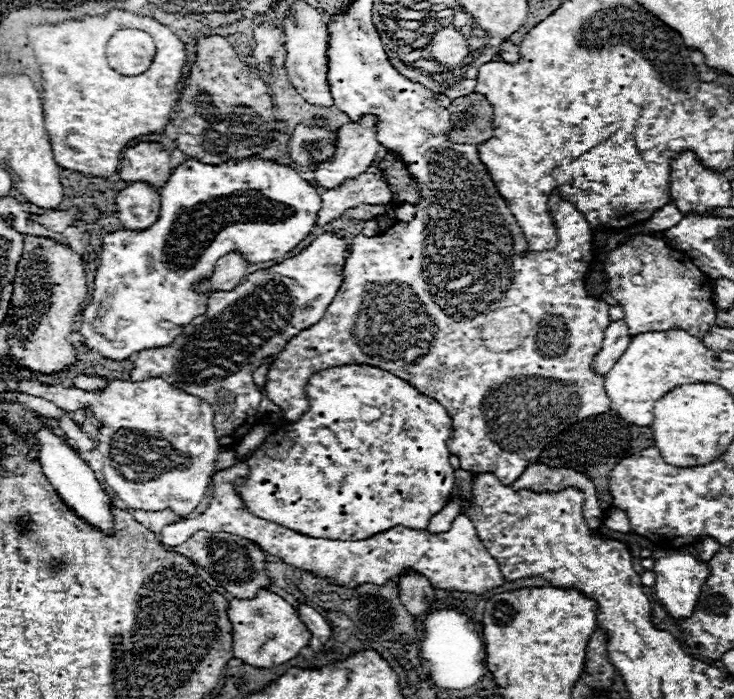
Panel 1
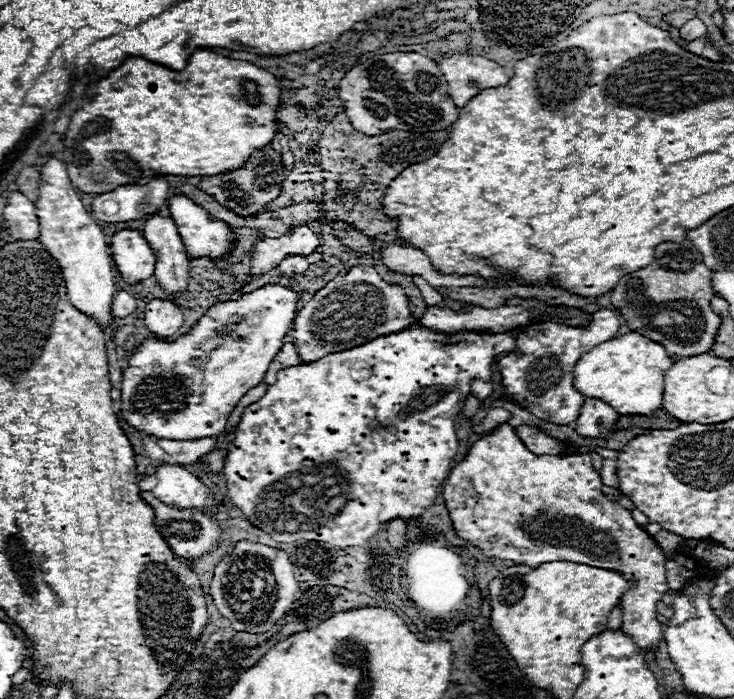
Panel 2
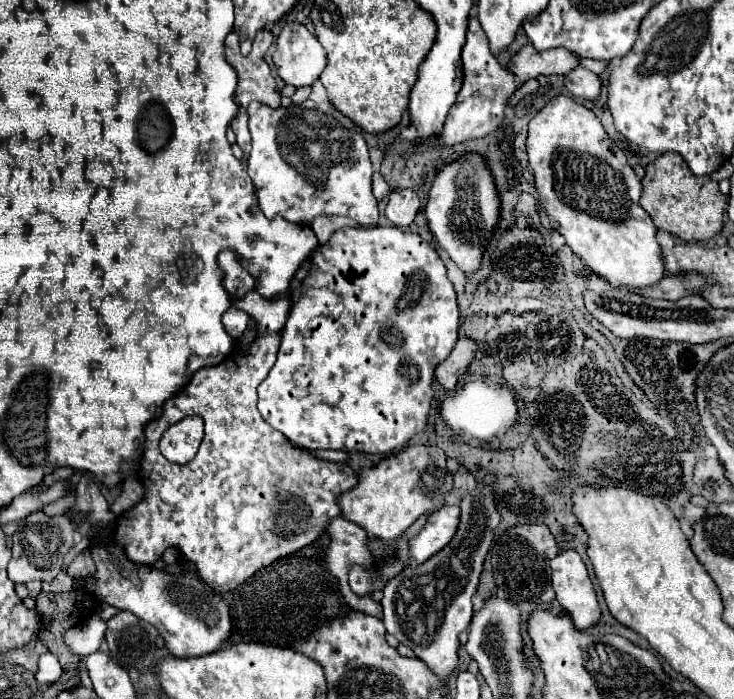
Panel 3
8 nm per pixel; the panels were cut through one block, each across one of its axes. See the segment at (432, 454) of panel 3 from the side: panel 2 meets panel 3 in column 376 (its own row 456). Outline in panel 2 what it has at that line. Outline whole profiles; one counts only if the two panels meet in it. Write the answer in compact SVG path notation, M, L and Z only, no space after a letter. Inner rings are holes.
M500 424L494 428L494 432L490 436L482 436L480 442L474 442L472 448L468 450L468 454L450 470L448 480L444 482L442 488L442 496L450 514L450 520L454 524L454 530L460 538L470 540L472 544L476 544L486 556L492 558L504 558L504 560L512 560L514 564L526 564L526 566L540 566L544 562L552 562L552 560L568 560L568 562L580 562L580 564L588 564L588 566L600 566L600 568L608 568L608 570L618 570L624 574L626 580L630 580L630 590L626 594L626 598L620 600L622 612L624 612L624 624L622 630L640 646L640 648L648 648L654 646L658 642L658 638L662 636L662 624L656 618L656 602L662 600L662 596L668 592L668 584L666 584L666 556L662 552L662 548L658 546L658 542L654 540L654 536L650 532L646 532L642 526L638 526L630 514L630 510L622 508L618 502L612 502L606 498L606 494L600 490L602 488L602 480L600 476L594 472L592 468L592 458L588 454L578 454L578 456L536 456L530 454L528 448L524 446L524 442L518 438L516 430L510 424Z

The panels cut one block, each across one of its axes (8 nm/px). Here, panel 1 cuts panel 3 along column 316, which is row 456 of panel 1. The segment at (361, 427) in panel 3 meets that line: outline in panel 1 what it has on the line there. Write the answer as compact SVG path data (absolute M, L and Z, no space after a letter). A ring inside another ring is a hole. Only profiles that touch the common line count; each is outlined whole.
M344 364L344 366L332 366L326 370L316 372L312 378L308 378L306 384L306 396L308 396L308 412L304 412L300 416L298 422L284 422L282 426L278 426L268 438L266 442L262 442L248 458L246 464L250 468L248 478L238 478L236 482L236 492L240 494L240 498L244 498L244 506L248 506L248 510L252 510L252 514L260 516L260 518L268 518L270 522L276 522L280 526L288 526L290 530L296 530L300 534L312 536L312 538L328 538L328 540L364 540L370 538L374 534L386 532L394 526L404 526L404 528L412 528L412 530L424 530L430 522L430 518L434 514L438 514L446 502L452 496L452 490L456 486L456 478L454 478L454 468L448 462L448 446L446 440L450 438L452 432L452 420L448 416L448 412L432 398L428 398L426 394L418 392L410 382L368 366L368 364ZM362 406L372 406L380 410L380 418L372 420L372 422L364 422L360 412Z

